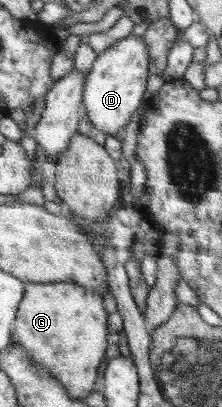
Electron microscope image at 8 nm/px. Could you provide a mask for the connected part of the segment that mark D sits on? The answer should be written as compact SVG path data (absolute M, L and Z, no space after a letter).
M128 35L116 45L100 53L85 76L81 103L87 119L96 130L101 130L107 137L115 137L132 121L142 95L146 91L148 75L148 49L140 36Z

